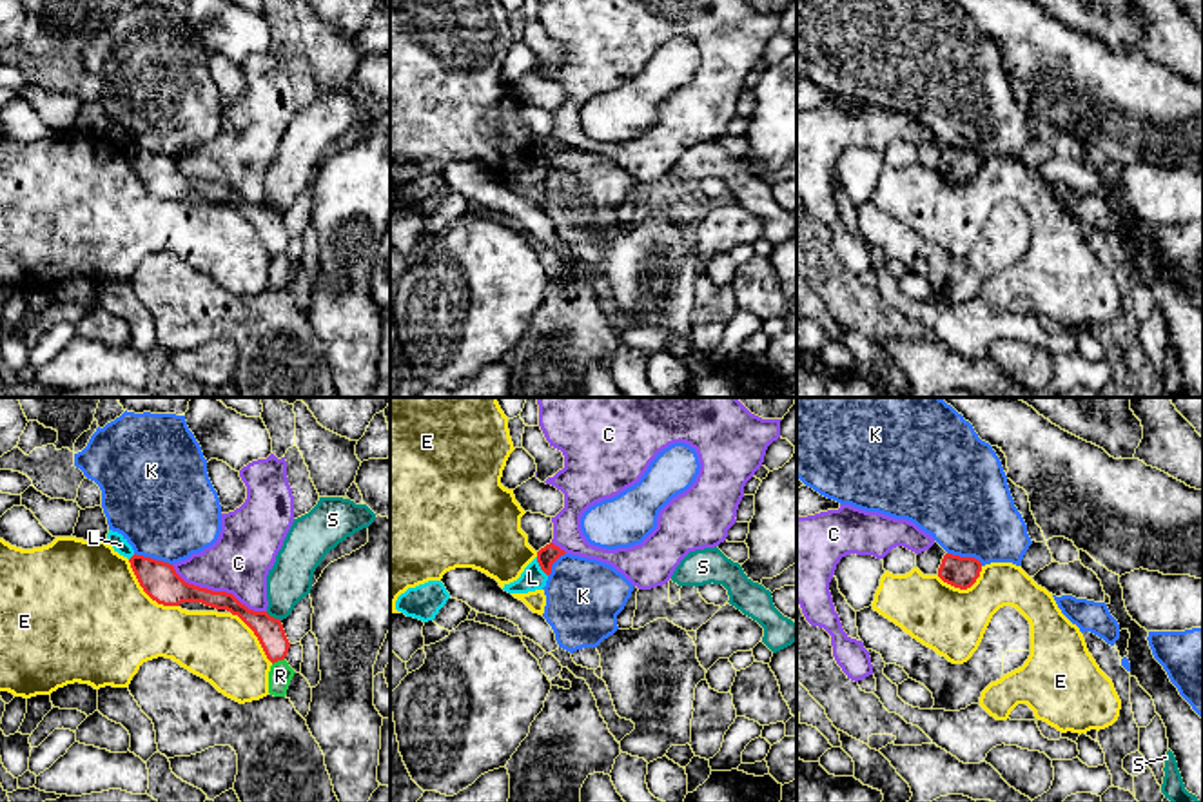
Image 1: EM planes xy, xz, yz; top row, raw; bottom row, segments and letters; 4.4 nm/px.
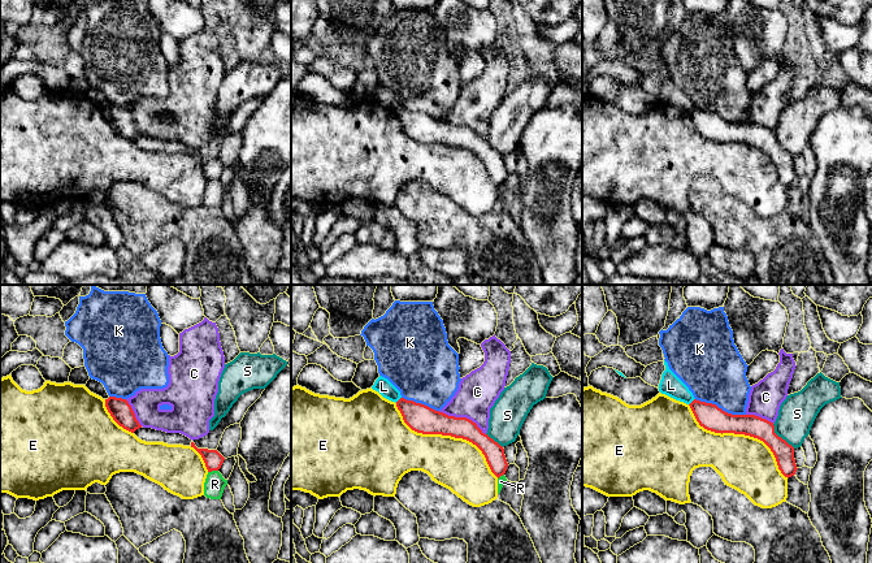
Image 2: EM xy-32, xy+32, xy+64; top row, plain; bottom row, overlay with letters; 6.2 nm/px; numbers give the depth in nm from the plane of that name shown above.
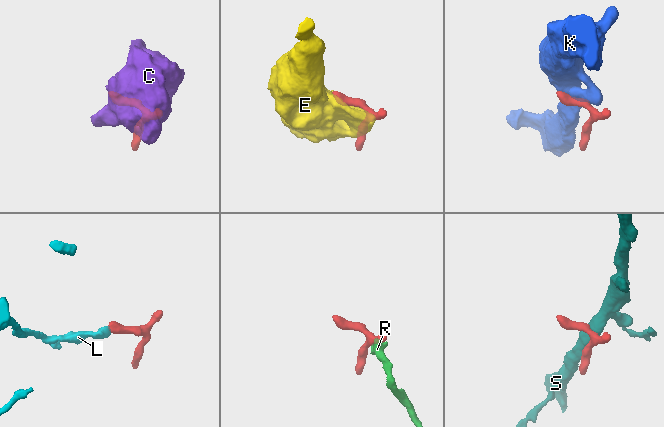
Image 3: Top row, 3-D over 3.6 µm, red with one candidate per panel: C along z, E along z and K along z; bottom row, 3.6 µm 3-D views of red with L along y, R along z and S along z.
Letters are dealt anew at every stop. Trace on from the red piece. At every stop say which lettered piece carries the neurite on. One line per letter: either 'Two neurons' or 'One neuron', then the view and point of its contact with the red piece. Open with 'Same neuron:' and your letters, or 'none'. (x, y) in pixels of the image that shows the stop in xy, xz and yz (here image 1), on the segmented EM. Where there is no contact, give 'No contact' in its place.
Same neuron: none
C: Two neurons. Touches red at xy (218, 592)
E: Two neurons. Touches red at xy (146, 592)
K: Two neurons. Touches red at xy (153, 559)
L: Two neurons. Touches red at xz (539, 565)
R: Two neurons. Touches red at xy (278, 659)
S: Two neurons. Touches red at xy (273, 617)

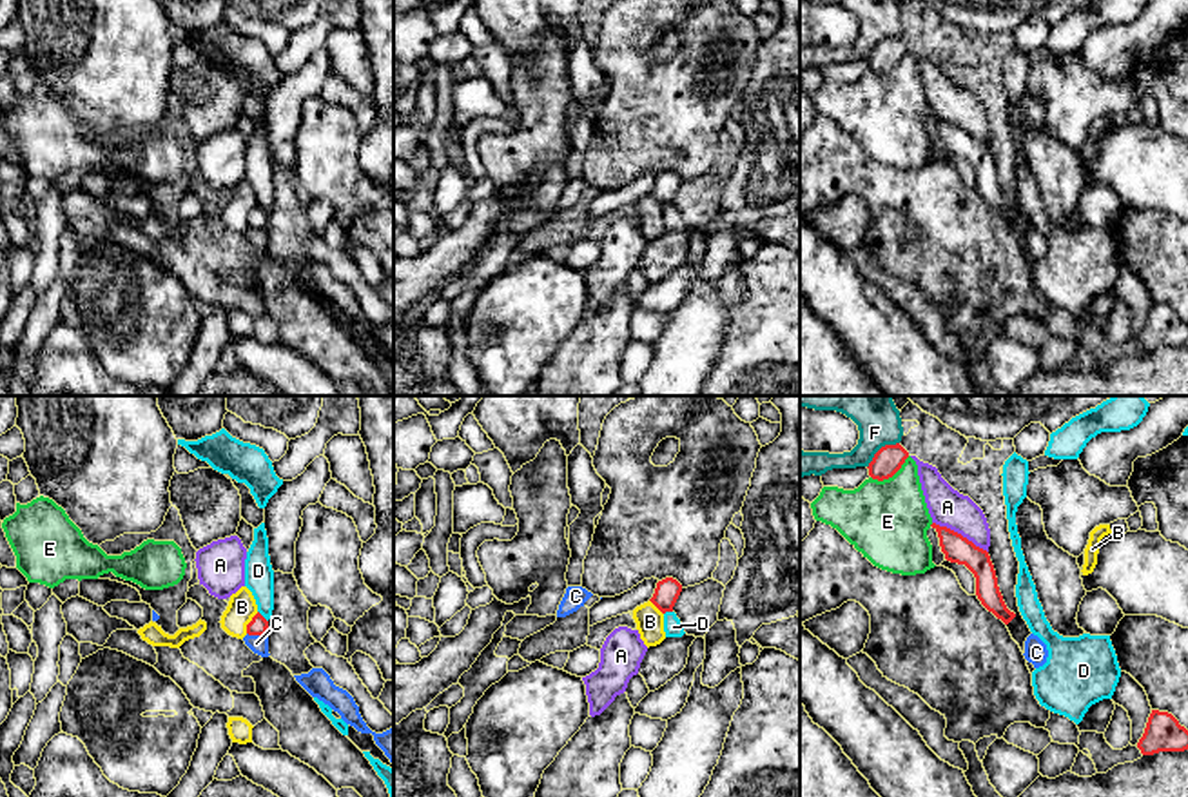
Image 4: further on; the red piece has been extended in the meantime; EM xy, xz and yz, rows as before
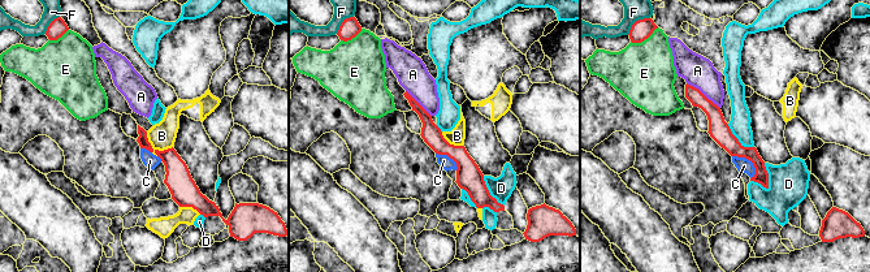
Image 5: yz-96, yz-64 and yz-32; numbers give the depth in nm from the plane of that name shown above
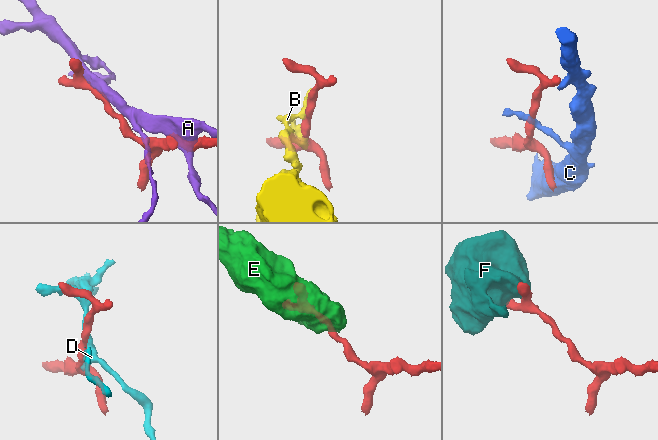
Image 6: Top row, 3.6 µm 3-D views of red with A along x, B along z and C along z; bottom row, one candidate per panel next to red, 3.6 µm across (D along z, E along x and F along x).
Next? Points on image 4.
Same neuron: none
A: Two neurons. Touches red at yz (960, 534)
B: Two neurons. Touches red at xy (249, 623)
C: Two neurons. Touches red at xy (256, 634)
D: Two neurons. Touches red at xy (262, 616)
E: Two neurons. Touches red at yz (891, 476)
F: Two neurons. Touches red at yz (880, 449)

